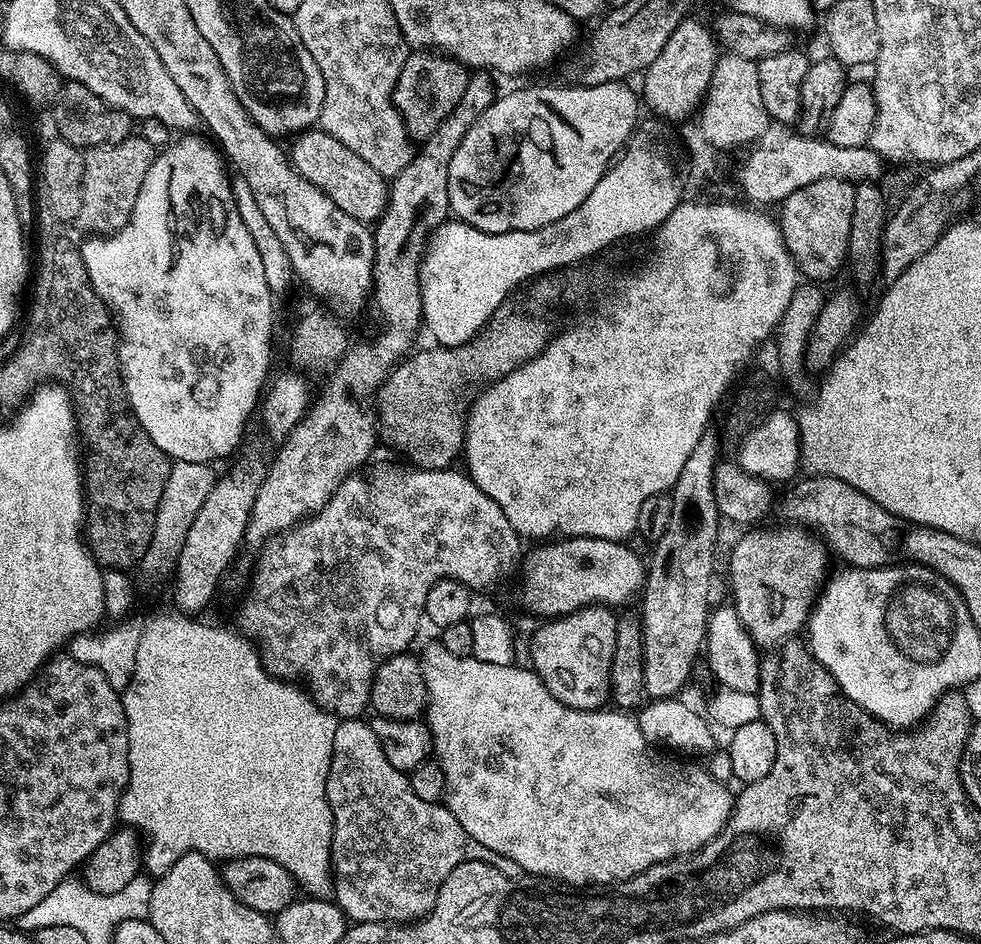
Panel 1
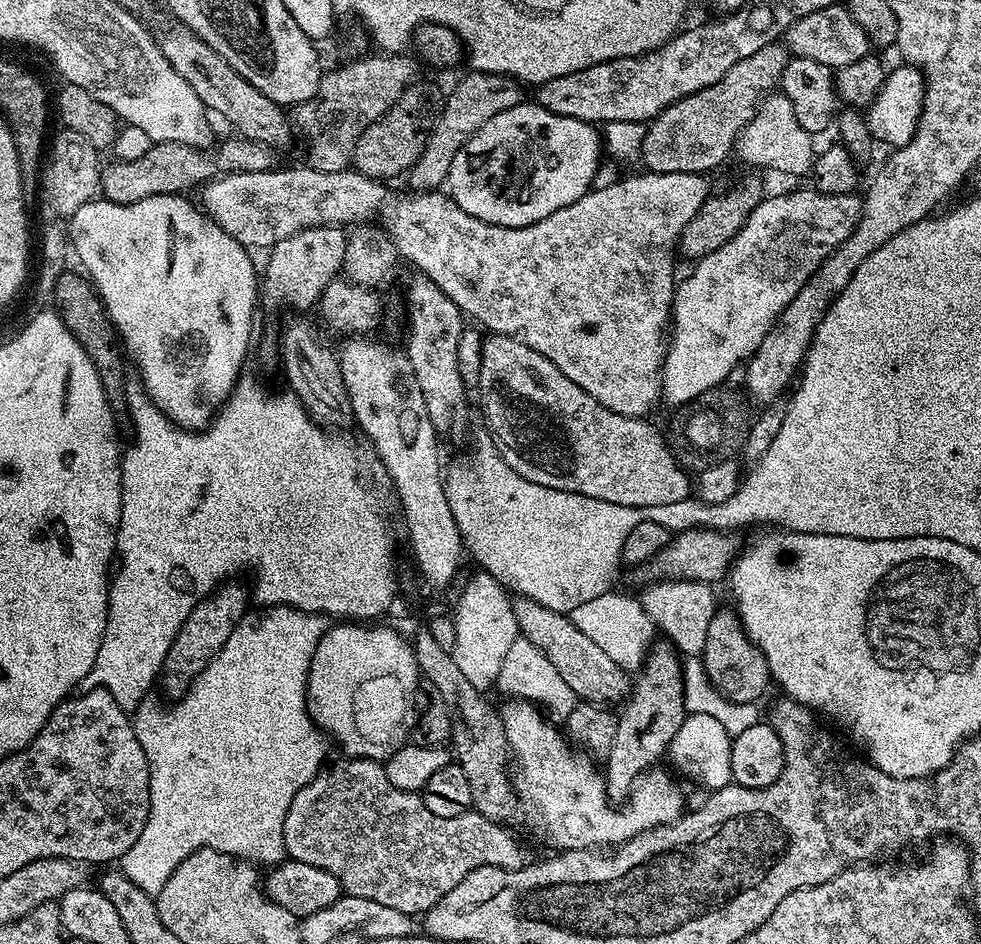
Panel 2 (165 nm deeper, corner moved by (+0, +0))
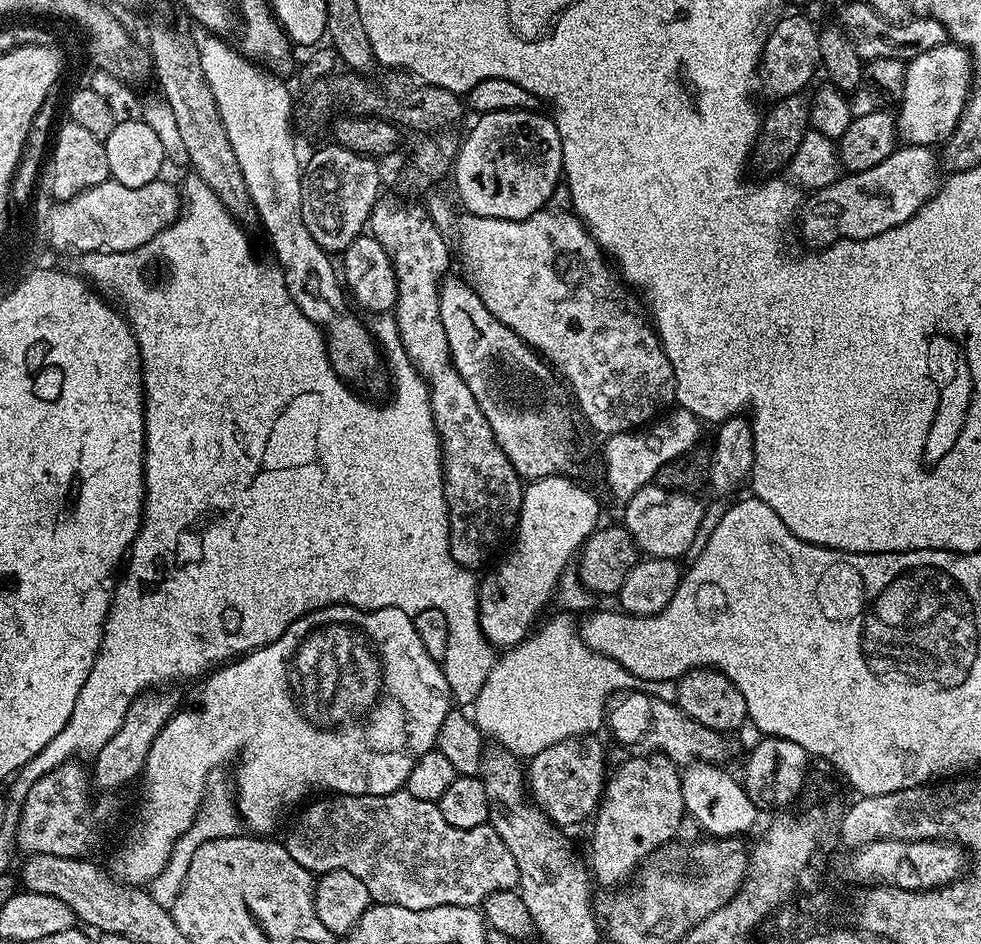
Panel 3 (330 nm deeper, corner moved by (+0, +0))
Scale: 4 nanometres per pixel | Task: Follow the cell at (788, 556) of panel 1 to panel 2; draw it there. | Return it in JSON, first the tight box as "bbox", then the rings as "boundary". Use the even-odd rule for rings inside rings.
{"bbox":[700,609,772,704],"boundary":[[[719,609],[710,620],[700,659],[711,684],[728,701],[739,704],[757,703],[767,690],[768,684],[771,685],[772,679],[765,656],[745,634],[743,625],[733,609]]]}

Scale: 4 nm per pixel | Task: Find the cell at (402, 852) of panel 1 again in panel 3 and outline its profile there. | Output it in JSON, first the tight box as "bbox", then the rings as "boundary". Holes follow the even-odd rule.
{"bbox":[283,790,520,910],"boundary":[[[406,790],[382,794],[381,796],[338,796],[328,794],[323,798],[325,800],[314,801],[293,822],[292,829],[288,832],[288,837],[283,837],[284,849],[288,851],[290,858],[294,858],[294,862],[298,862],[298,866],[302,866],[307,872],[323,874],[334,870],[346,870],[350,874],[354,874],[354,878],[359,878],[362,881],[362,886],[366,886],[366,890],[371,894],[375,903],[406,906],[410,910],[430,910],[430,906],[466,906],[467,908],[474,908],[483,905],[485,898],[490,894],[494,894],[495,891],[510,891],[515,889],[520,883],[520,875],[518,874],[518,866],[514,862],[514,854],[510,854],[506,842],[502,842],[502,838],[498,838],[498,834],[492,829],[491,823],[474,826],[473,828],[450,826],[450,822],[446,822],[446,818],[442,818],[442,810],[439,803],[423,800],[422,798],[414,798],[414,794],[410,794]]]}

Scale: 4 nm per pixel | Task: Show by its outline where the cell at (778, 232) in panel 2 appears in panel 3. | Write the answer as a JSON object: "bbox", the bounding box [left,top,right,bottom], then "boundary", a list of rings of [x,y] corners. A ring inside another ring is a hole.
{"bbox":[798,144,942,250],"boundary":[[[917,144],[897,147],[890,158],[882,158],[878,166],[870,166],[870,170],[862,170],[851,174],[841,175],[830,186],[815,189],[812,196],[803,201],[798,213],[798,232],[804,235],[804,240],[813,249],[819,250],[828,247],[835,240],[861,240],[874,238],[874,234],[882,234],[891,228],[902,226],[914,214],[918,214],[920,207],[933,195],[942,183],[942,164],[937,153],[932,148],[923,148]]]}

